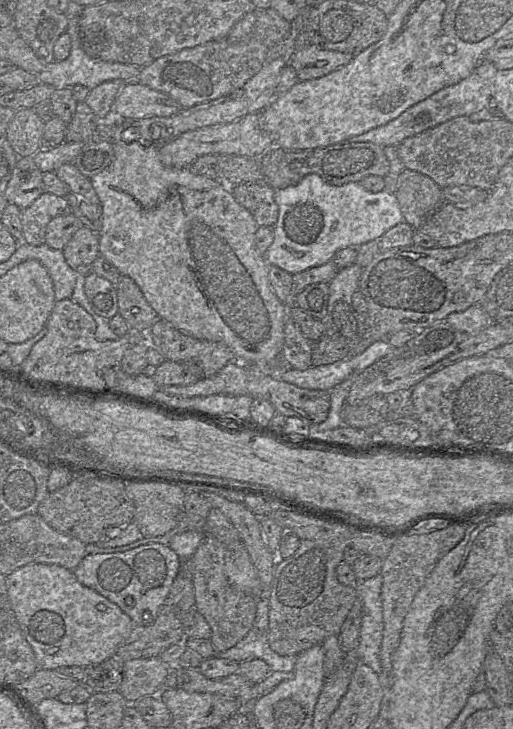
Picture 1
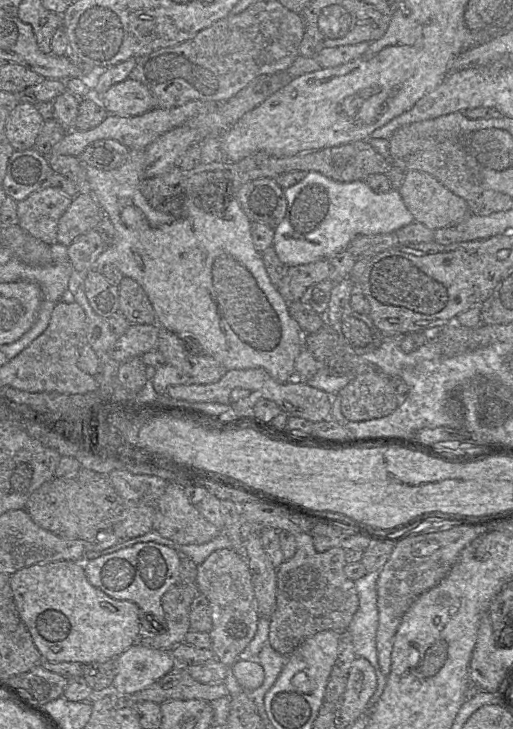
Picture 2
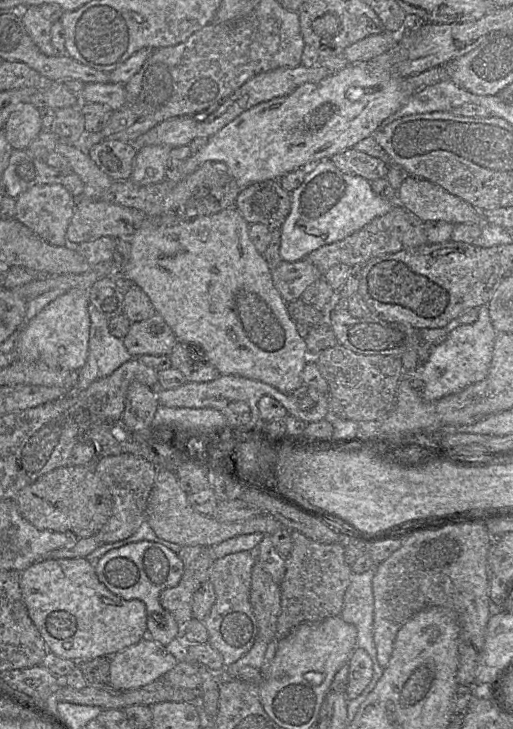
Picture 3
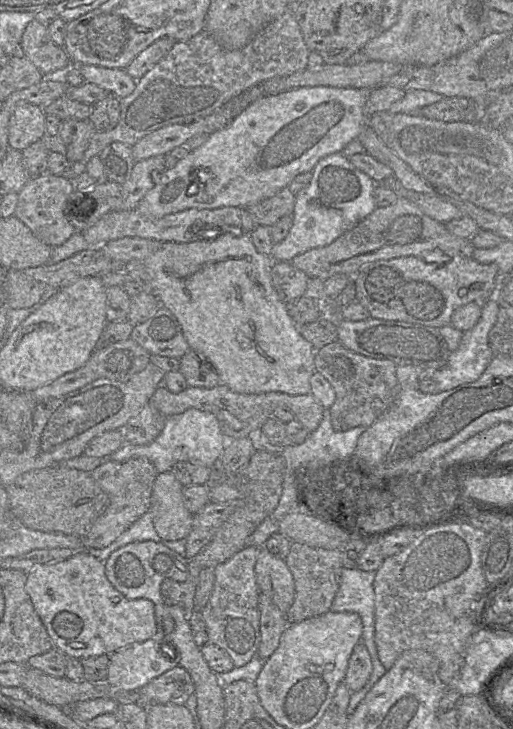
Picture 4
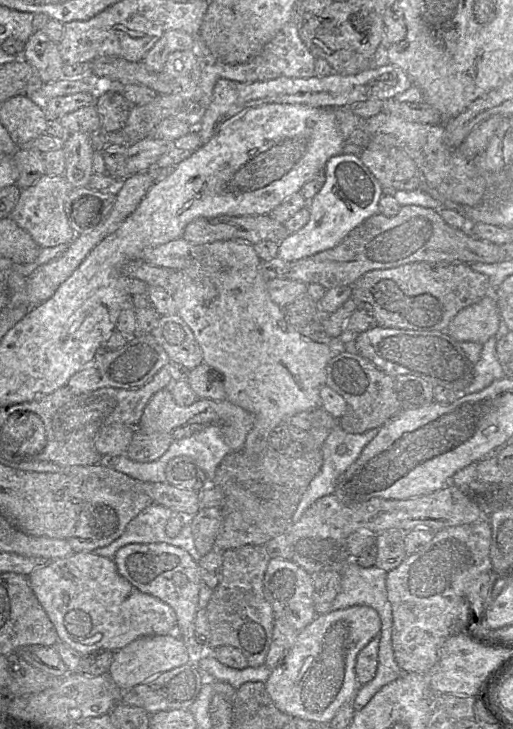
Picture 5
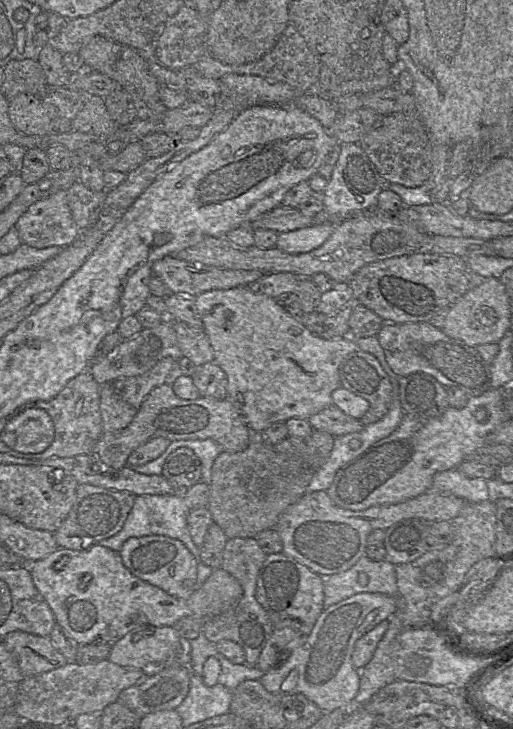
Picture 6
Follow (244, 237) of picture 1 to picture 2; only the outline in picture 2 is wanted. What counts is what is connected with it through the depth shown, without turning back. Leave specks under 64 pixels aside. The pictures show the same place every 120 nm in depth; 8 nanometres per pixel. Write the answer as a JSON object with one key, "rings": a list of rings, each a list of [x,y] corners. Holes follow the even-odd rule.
{"rings":[[[130,150],[127,160],[120,167],[113,170],[100,170],[83,163],[82,165],[90,183],[91,194],[93,194],[101,206],[103,213],[109,217],[115,229],[114,244],[104,249],[98,256],[91,270],[100,271],[103,266],[111,264],[117,267],[124,276],[135,280],[148,296],[156,314],[157,324],[161,328],[172,331],[185,340],[193,340],[194,343],[200,347],[200,349],[196,348],[196,350],[193,351],[196,353],[203,352],[213,357],[227,370],[262,368],[266,370],[274,380],[280,383],[293,380],[296,376],[295,360],[304,347],[303,332],[298,323],[289,314],[288,302],[279,293],[277,287],[269,278],[262,260],[262,255],[254,247],[251,235],[252,222],[243,211],[237,199],[235,197],[231,198],[225,210],[220,214],[204,211],[195,205],[190,207],[186,217],[175,217],[154,209],[141,192],[140,185],[144,179],[143,171],[145,165],[145,153],[143,150]]]}

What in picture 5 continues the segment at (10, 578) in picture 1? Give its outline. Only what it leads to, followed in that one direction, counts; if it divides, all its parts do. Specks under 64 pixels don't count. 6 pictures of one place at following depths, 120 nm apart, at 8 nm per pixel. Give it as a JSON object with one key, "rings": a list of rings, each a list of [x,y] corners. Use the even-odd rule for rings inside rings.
{"rings":[[[94,551],[74,552],[72,555],[66,558],[58,558],[55,560],[48,561],[45,565],[36,568],[30,574],[30,584],[40,604],[43,606],[49,619],[53,623],[59,638],[59,642],[63,642],[69,645],[72,649],[76,650],[81,655],[87,655],[100,649],[117,651],[141,637],[166,635],[169,633],[176,632],[176,614],[167,603],[161,601],[160,599],[150,594],[139,591],[118,573],[117,566],[113,558],[100,556],[96,554]]]}

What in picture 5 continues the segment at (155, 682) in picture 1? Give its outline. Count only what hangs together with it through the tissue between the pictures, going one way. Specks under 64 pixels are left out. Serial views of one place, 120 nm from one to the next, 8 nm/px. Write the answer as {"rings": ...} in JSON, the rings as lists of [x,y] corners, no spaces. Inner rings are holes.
{"rings":[[[176,632],[166,635],[141,637],[114,652],[108,675],[120,691],[125,691],[144,683],[146,679],[153,675],[159,675],[187,663],[187,647]]]}

